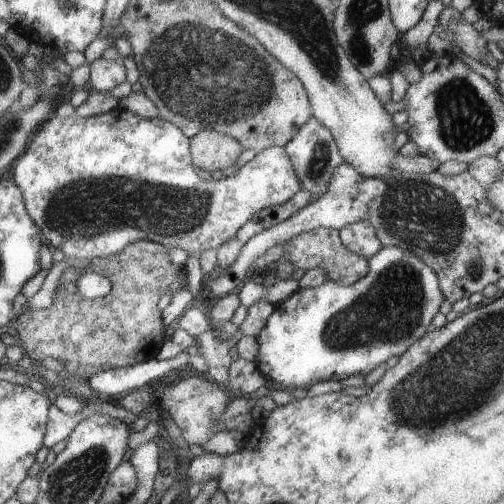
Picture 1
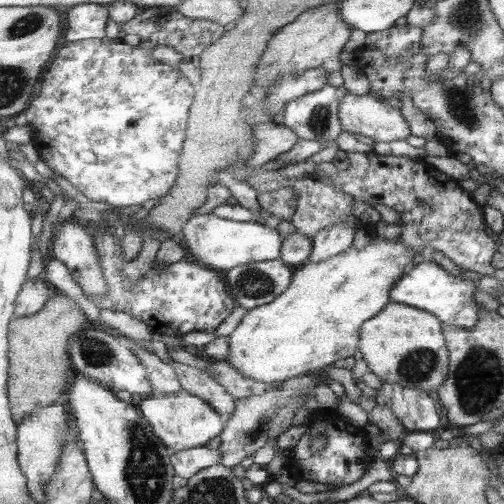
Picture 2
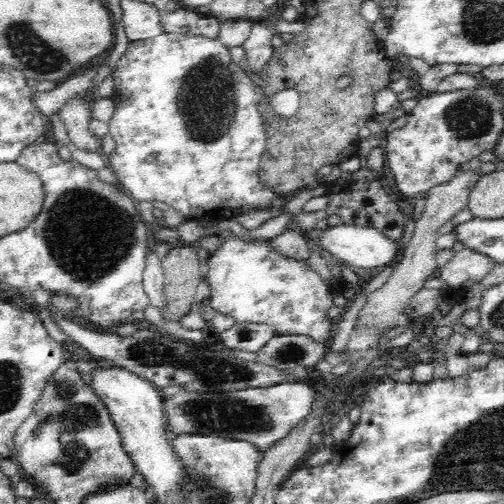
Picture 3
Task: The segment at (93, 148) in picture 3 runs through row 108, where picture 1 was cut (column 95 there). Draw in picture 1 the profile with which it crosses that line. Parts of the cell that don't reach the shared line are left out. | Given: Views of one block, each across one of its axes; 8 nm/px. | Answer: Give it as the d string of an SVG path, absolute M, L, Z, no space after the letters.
M97 60L91 64L89 90L91 92L111 92L115 86L129 80L129 70L123 60Z

